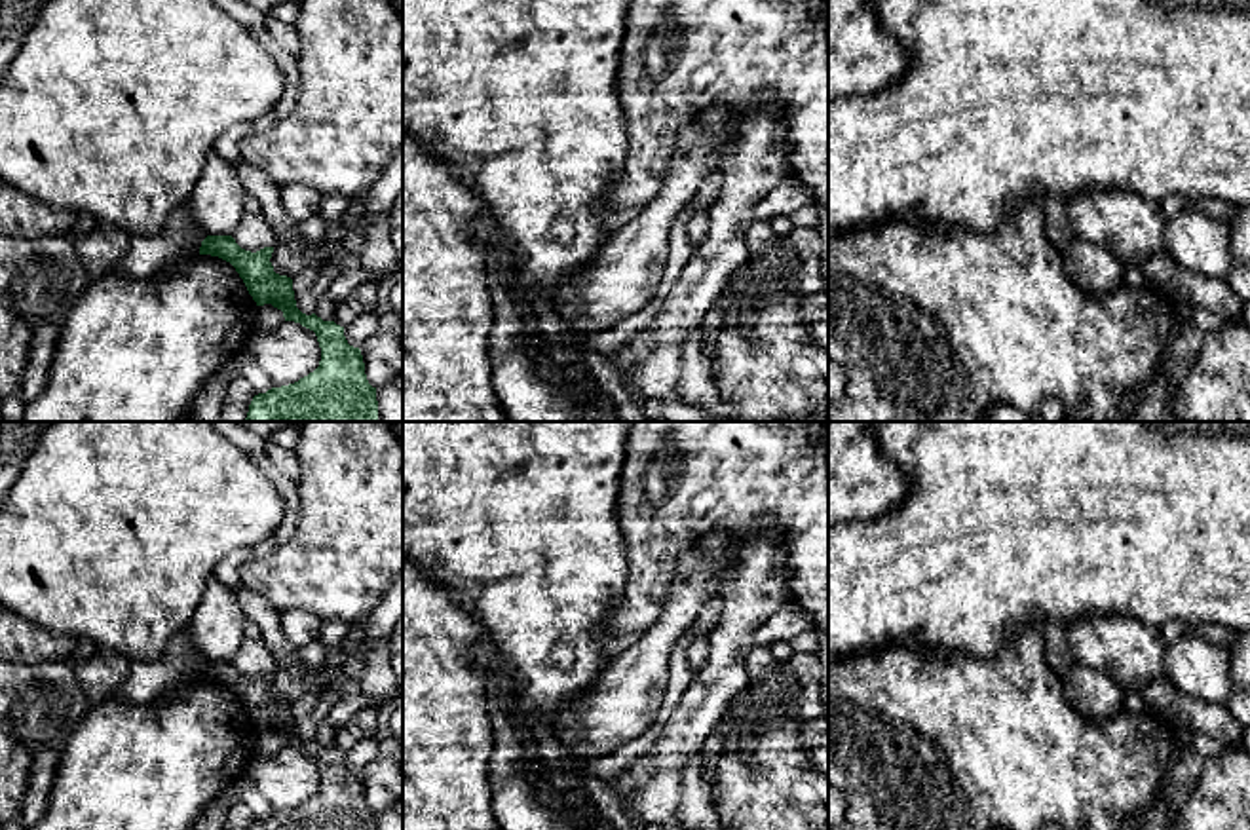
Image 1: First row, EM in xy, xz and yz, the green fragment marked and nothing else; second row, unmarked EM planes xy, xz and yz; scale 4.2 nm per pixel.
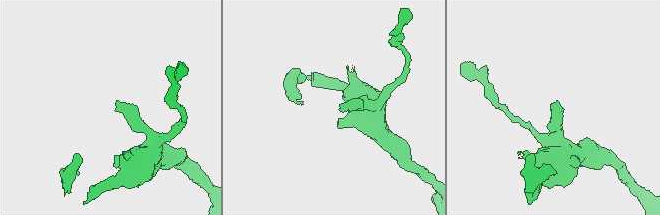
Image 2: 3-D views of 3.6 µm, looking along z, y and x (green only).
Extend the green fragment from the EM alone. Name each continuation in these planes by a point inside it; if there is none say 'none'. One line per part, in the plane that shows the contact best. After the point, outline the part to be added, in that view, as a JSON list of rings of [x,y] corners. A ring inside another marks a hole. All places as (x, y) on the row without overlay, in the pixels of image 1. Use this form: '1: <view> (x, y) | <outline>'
1: xy (147, 679) | [[[184,629],[156,659],[131,661],[127,680],[112,697],[127,705],[150,703],[177,680],[199,676],[205,663],[205,657],[196,650]]]

